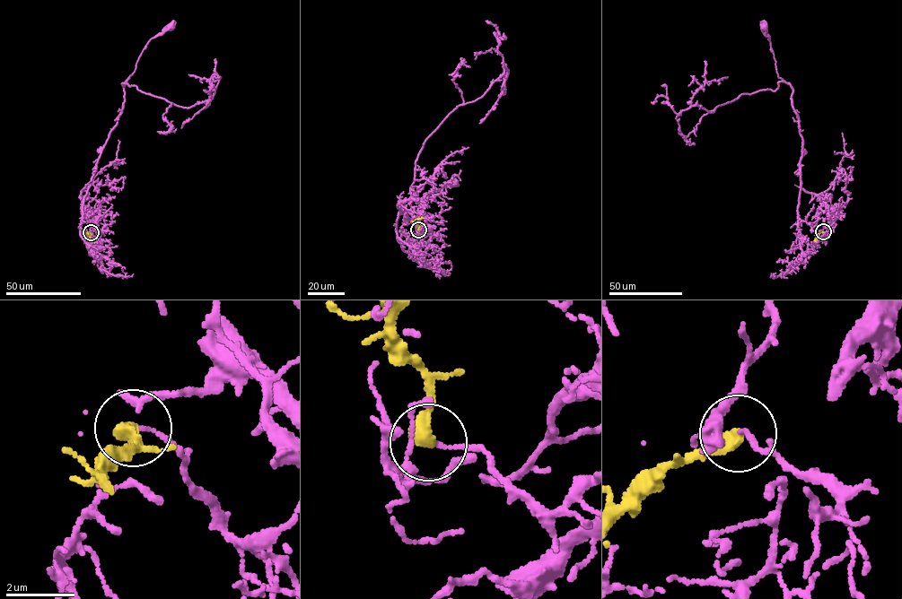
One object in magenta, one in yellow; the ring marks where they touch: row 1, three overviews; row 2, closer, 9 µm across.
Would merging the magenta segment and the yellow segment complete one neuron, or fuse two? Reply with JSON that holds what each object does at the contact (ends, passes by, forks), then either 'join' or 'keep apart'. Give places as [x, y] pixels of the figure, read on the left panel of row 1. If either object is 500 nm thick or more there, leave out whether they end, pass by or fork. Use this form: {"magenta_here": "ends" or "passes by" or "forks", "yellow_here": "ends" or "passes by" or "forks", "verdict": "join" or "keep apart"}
{"magenta_here": "ends", "yellow_here": "ends", "verdict": "keep apart"}

